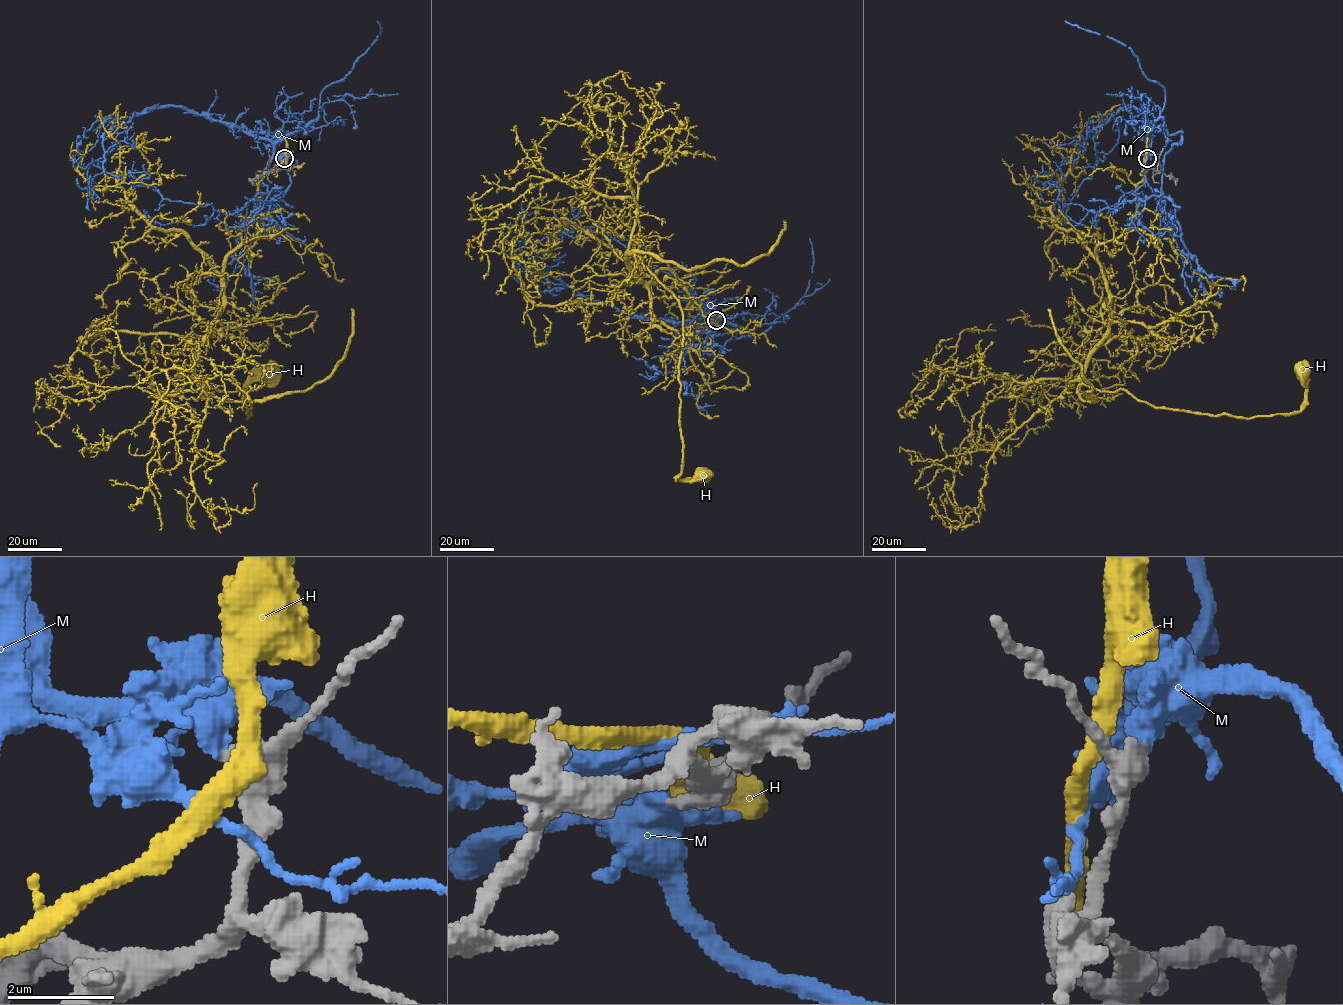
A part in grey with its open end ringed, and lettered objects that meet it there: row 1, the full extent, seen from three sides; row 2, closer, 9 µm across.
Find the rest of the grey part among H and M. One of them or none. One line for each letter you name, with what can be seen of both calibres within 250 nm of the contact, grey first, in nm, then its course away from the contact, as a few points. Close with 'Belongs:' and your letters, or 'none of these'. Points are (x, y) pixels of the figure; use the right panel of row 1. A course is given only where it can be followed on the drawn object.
M: calibres 360 and 550 nm; course (1147, 158), (1149, 128), (1131, 105), (1089, 135), (1067, 173), (1042, 171), (1035, 178), (1038, 182)
Belongs: M

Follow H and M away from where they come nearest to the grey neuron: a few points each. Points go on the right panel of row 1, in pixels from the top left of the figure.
H: (1145, 158), (1134, 221), (1096, 247), (1108, 328), (1082, 382), (1156, 407), (1252, 418), (1298, 412), (1302, 373)
M: (1147, 158), (1149, 128), (1131, 105), (1089, 135), (1067, 173), (1042, 171), (1035, 178), (1038, 182)

